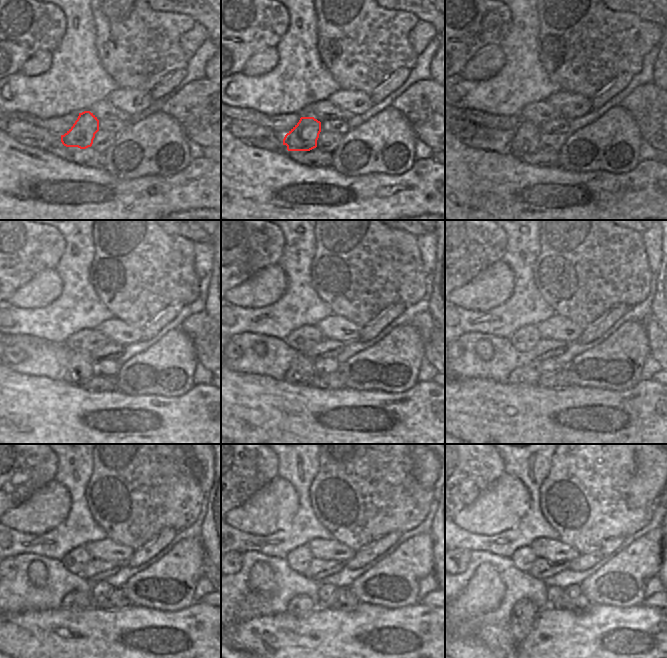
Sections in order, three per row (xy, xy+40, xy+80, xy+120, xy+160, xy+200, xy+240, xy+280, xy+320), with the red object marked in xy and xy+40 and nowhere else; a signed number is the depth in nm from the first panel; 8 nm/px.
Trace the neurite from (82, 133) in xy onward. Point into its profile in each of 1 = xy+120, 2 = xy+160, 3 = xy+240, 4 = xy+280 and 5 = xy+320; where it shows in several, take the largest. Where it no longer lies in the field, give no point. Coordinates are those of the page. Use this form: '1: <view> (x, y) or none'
1: xy+120 (78, 370)
2: xy+160 (301, 370)
3: xy+240 (77, 600)
4: xy+280 (298, 606)
5: xy+320 (523, 615)

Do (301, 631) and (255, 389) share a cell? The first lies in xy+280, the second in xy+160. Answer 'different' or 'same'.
same

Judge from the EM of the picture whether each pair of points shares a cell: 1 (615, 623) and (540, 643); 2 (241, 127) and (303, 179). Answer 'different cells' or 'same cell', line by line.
1: same cell
2: different cells

